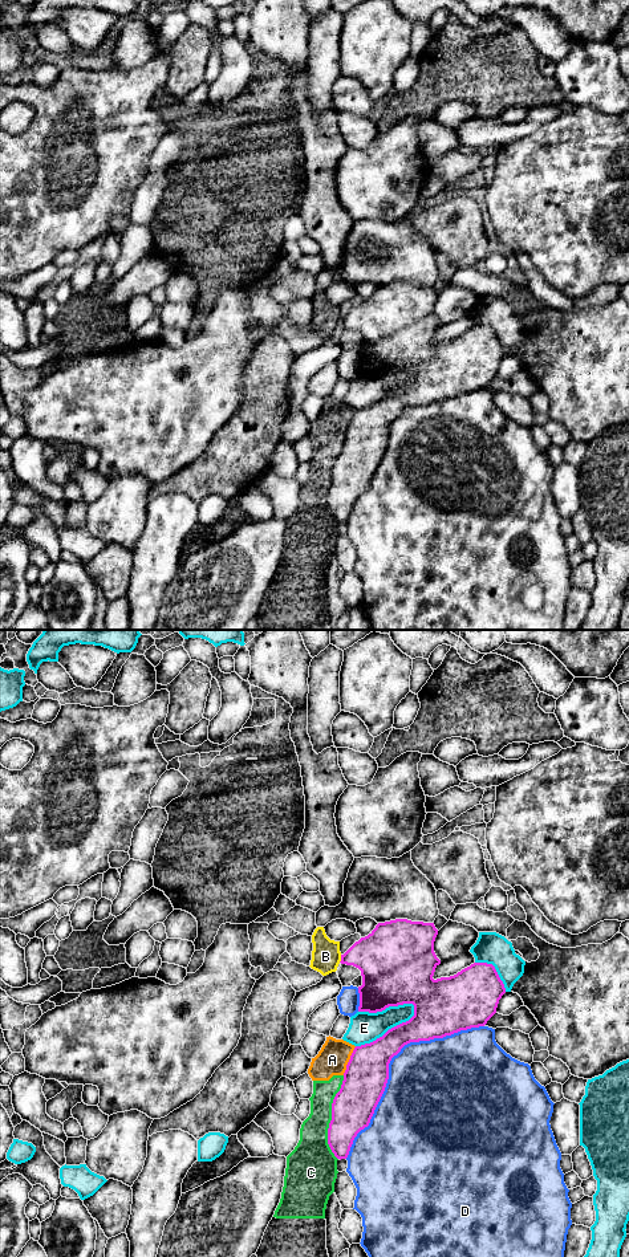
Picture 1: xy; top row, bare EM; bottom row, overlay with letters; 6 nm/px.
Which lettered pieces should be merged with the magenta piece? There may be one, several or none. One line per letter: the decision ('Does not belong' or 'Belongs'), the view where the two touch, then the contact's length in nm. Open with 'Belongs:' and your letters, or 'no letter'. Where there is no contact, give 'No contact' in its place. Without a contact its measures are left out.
Belongs: no letter
A: Does not belong. Touches magenta in xy. Shared border 190 nm
B: Does not belong. Touches magenta in xy. Shared border 50 nm
C: Does not belong. Touches magenta in xy. Shared border 500 nm
D: Does not belong. Touches magenta in xy. Shared border 1150 nm
E: Does not belong. Touches magenta in xy. Shared border 440 nm

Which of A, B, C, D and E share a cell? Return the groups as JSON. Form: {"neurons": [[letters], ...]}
{"neurons": [["A", "C"], ["B"], ["D"], ["E"]]}

